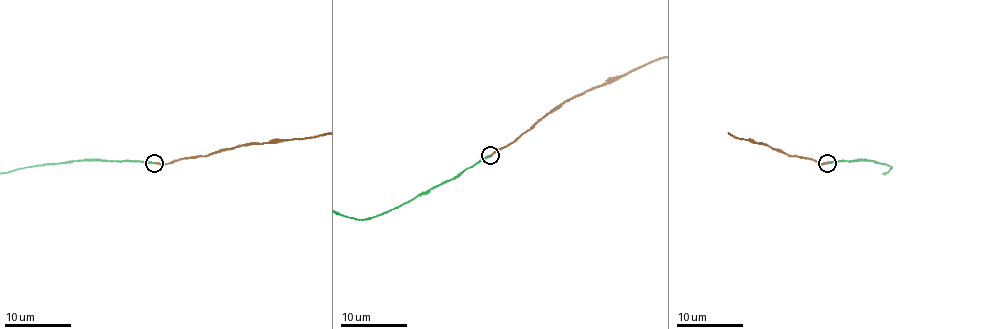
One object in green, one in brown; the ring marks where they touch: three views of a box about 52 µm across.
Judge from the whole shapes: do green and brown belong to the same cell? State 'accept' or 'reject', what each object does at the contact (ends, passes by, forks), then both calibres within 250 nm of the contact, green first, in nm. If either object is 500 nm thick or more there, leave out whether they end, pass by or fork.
accept; green ends; brown ends; calibres 200 and 200 nm

